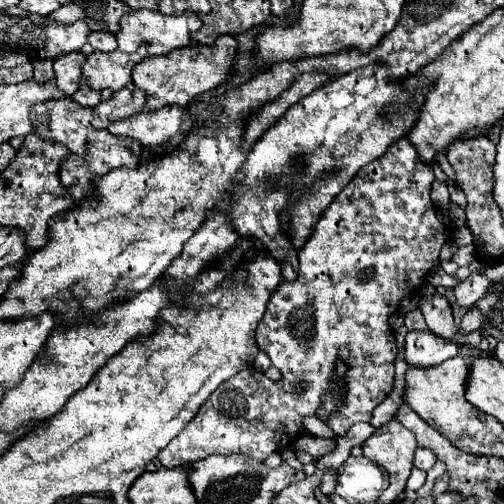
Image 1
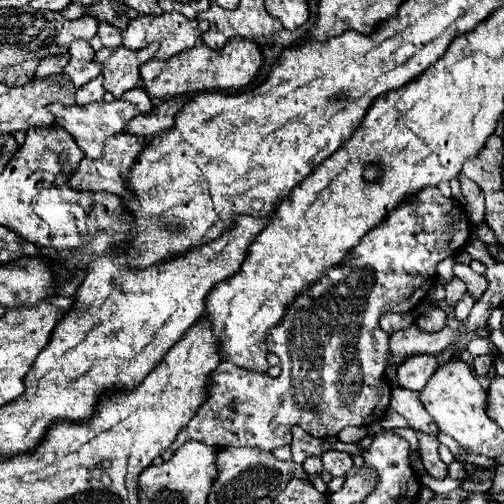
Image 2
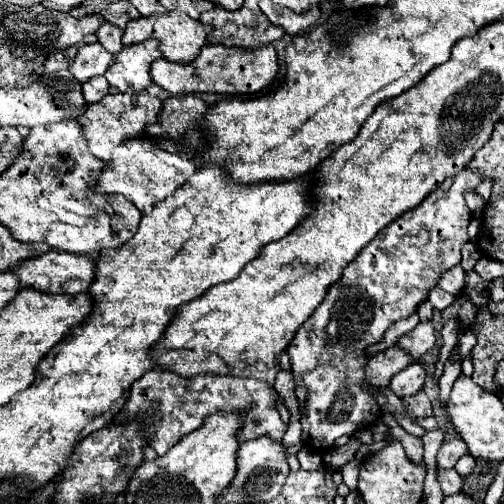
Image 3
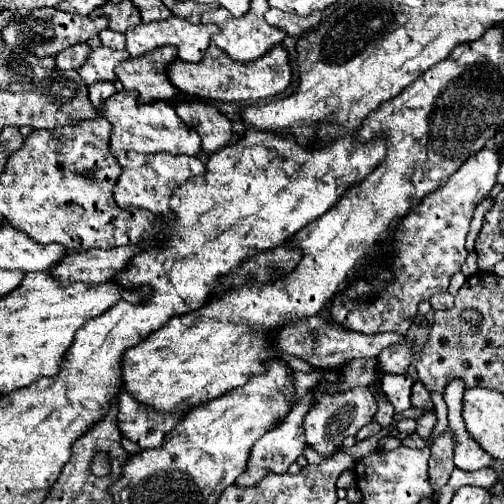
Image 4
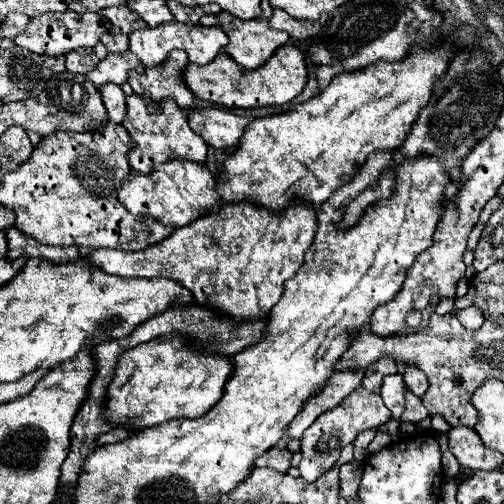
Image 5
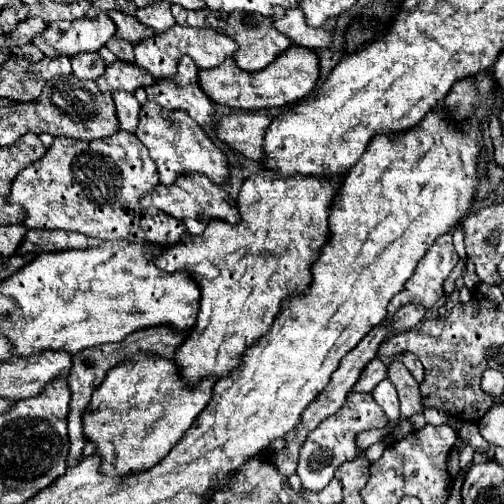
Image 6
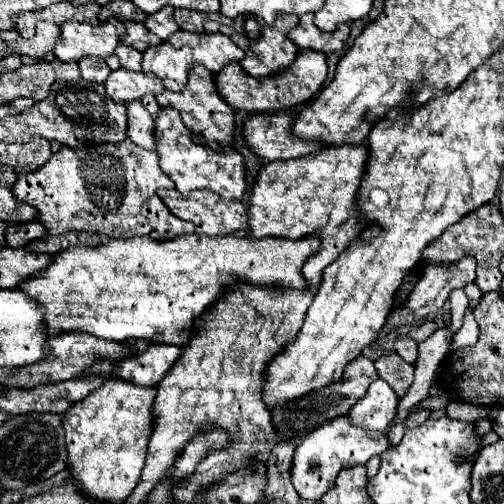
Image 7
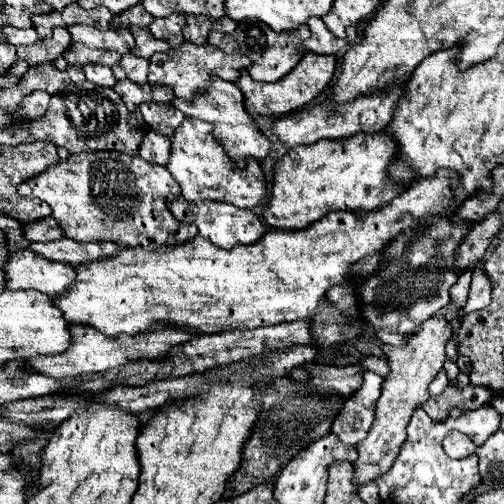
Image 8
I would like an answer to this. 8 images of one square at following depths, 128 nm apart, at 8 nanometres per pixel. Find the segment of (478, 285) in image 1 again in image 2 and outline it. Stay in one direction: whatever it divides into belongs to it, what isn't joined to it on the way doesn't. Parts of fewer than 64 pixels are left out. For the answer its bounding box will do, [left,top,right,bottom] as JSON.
[454,294,474,322]

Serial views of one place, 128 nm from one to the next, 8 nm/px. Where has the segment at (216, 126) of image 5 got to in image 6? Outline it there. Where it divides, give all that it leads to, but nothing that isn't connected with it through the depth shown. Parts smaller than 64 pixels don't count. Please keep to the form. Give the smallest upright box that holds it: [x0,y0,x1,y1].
[218,114,272,160]

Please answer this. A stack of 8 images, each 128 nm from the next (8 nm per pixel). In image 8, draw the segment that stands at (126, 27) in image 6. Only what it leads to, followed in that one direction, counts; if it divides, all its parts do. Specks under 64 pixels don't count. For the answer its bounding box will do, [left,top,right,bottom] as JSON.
[130,28,170,60]

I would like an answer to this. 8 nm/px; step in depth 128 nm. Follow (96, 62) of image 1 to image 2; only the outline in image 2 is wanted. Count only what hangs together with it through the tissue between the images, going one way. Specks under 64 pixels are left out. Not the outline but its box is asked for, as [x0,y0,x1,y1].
[96,44,156,98]

